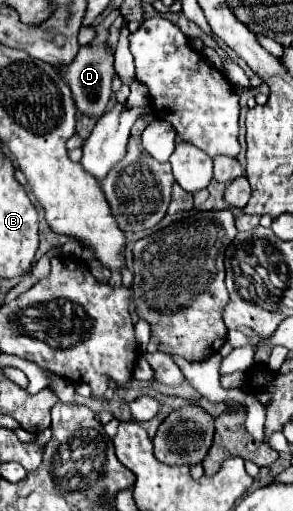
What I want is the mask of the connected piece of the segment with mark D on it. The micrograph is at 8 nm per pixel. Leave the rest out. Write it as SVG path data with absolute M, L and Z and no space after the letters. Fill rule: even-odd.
M81 46L77 58L63 68L63 78L67 80L71 92L73 92L73 100L77 104L77 110L83 116L95 114L101 116L105 114L105 106L111 98L111 78L113 78L113 52L107 52L105 46Z

